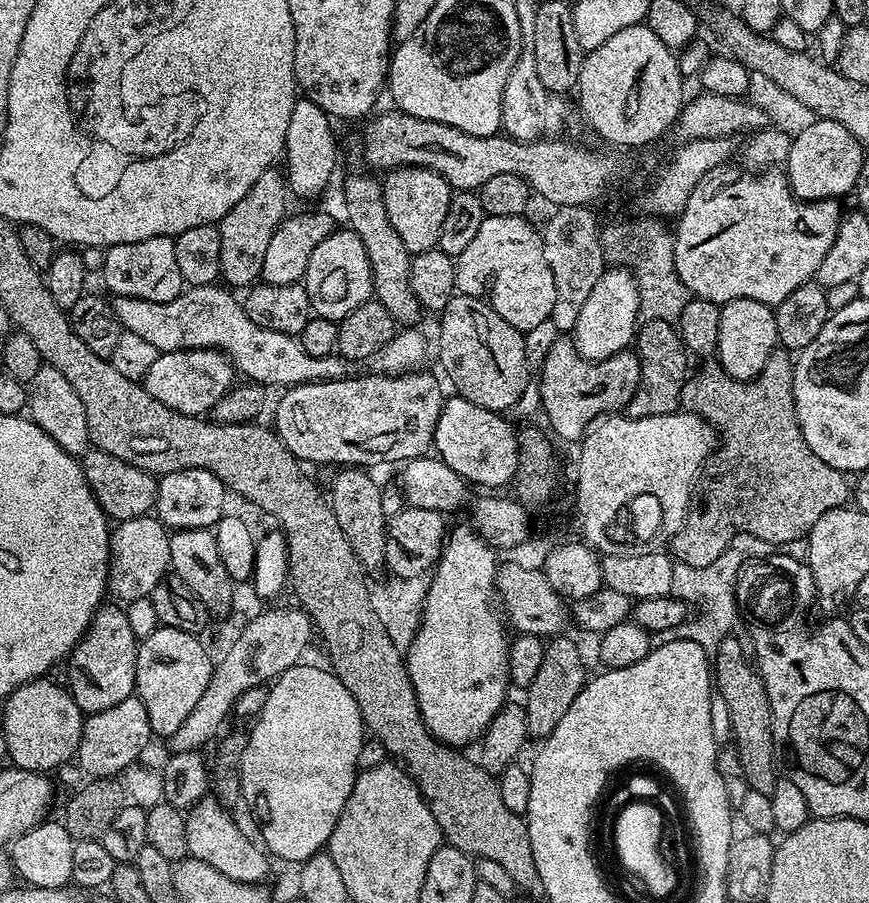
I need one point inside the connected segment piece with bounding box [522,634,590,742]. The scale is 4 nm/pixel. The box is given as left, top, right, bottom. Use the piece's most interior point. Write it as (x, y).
(562, 676)

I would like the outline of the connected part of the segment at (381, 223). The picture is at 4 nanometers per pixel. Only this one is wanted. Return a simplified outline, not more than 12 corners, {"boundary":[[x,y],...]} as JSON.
{"boundary":[[367,171],[344,180],[344,208],[370,258],[374,298],[397,325],[422,315],[413,253]]}

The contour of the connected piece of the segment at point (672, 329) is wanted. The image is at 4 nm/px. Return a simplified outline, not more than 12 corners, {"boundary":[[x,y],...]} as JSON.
{"boundary":[[671,320],[639,325],[630,418],[681,407],[690,353]]}

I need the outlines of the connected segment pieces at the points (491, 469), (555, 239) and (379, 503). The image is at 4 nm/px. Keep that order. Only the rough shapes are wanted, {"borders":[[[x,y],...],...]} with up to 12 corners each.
{"borders":[[[449,395],[432,448],[469,485],[500,490],[519,466],[499,412]],[[557,207],[540,232],[556,292],[550,324],[571,333],[598,278],[599,219]],[[360,466],[336,476],[330,503],[365,570],[384,568],[384,496]]]}

